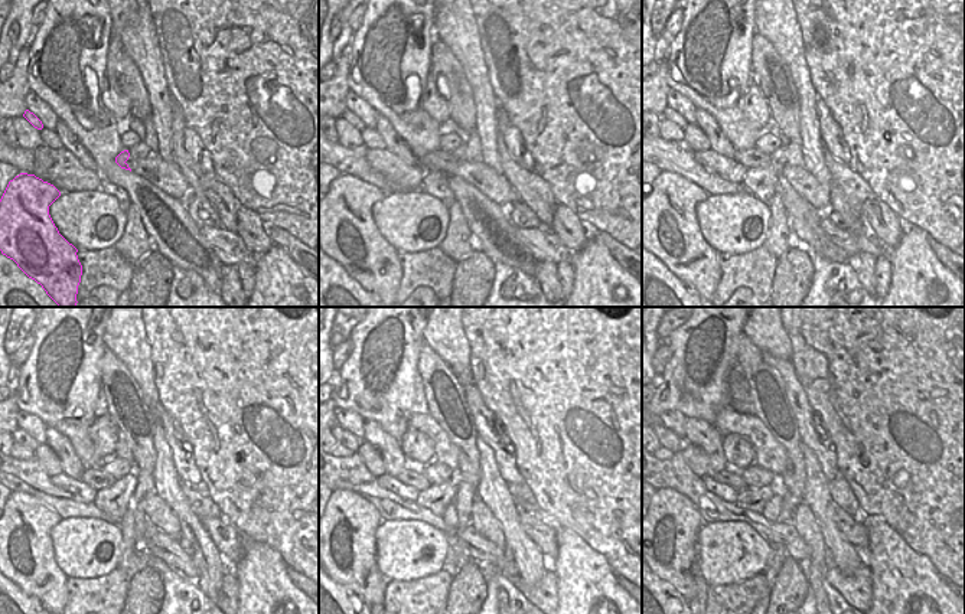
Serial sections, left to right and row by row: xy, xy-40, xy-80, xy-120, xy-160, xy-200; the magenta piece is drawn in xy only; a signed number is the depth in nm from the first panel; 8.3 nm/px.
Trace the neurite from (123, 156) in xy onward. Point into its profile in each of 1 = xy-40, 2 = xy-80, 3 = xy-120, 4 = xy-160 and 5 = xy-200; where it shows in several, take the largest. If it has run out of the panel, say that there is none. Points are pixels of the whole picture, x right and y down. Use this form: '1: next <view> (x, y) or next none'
1: next xy-40 (436, 160)
2: next xy-80 (753, 157)
3: next xy-120 (95, 477)
4: next xy-160 (408, 476)
5: next xy-200 (729, 476)

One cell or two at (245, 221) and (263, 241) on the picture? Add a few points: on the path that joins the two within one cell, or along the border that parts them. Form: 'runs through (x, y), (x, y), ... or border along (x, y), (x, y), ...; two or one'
runs through (250, 225), (258, 237); one

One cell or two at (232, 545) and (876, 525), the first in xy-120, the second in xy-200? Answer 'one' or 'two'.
two

